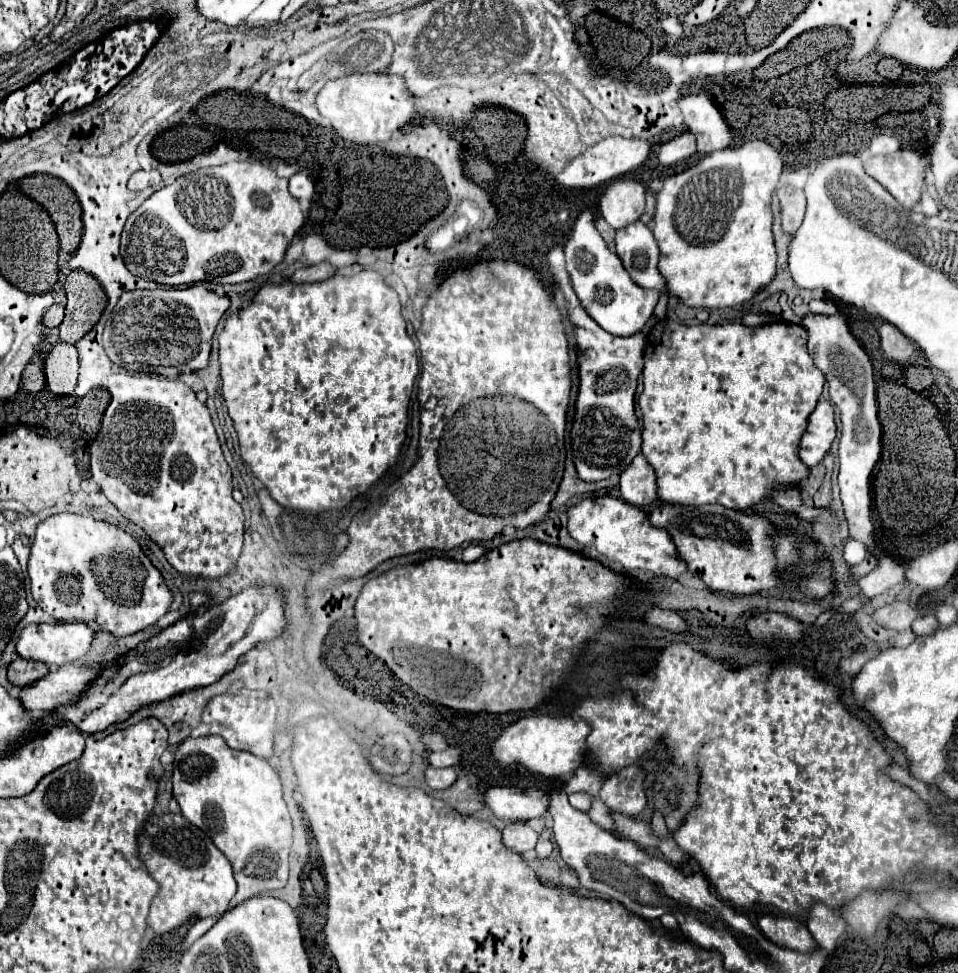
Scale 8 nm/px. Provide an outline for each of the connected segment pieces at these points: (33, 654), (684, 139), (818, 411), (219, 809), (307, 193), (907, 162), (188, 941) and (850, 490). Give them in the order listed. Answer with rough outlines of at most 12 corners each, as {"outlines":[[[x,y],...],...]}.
{"outlines":[[[27,624],[17,654],[79,662],[95,632],[85,624]],[[689,132],[665,142],[659,150],[663,166],[695,154]],[[819,400],[799,442],[799,458],[817,466],[837,428],[833,408]],[[219,736],[173,760],[181,814],[229,858],[231,908],[287,884],[277,772]],[[311,168],[289,178],[291,196],[307,213],[311,210],[315,183]],[[913,150],[871,156],[863,168],[903,208],[921,198],[927,158]],[[219,914],[209,916],[189,930],[185,948],[203,936],[217,920]],[[807,312],[809,354],[841,414],[847,528],[869,550],[881,456],[873,366],[845,316]]]}

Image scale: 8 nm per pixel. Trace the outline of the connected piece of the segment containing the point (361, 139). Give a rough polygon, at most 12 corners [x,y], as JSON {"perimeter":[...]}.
{"perimeter":[[403,78],[329,80],[315,104],[355,144],[387,142],[415,112]]}

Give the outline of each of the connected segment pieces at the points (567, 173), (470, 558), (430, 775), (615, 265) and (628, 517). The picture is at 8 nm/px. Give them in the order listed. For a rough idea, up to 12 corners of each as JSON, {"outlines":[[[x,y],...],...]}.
{"outlines":[[[609,136],[567,162],[557,182],[595,188],[647,160],[649,142]],[[475,544],[463,550],[463,562],[475,562],[485,554],[483,546]],[[427,768],[425,782],[445,790],[457,780],[453,768]],[[593,210],[565,244],[581,306],[615,336],[641,332],[659,292],[631,280]],[[621,498],[567,510],[575,542],[621,574],[687,570],[671,536]]]}

